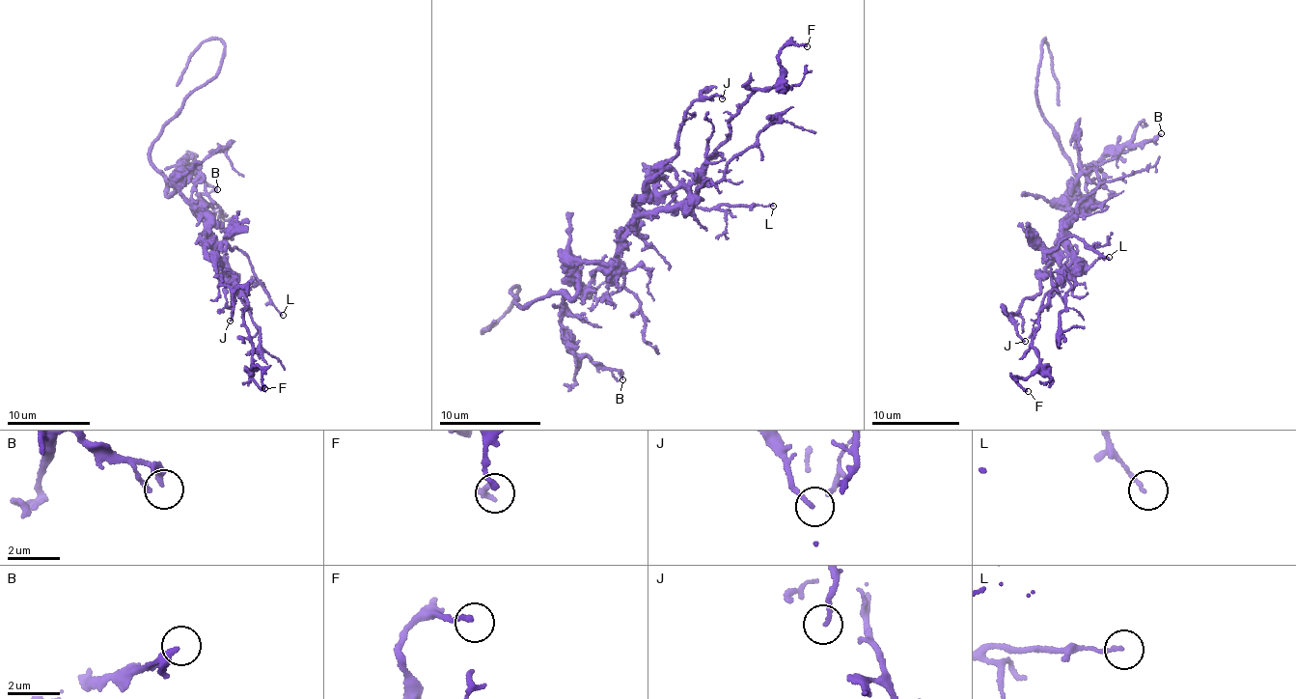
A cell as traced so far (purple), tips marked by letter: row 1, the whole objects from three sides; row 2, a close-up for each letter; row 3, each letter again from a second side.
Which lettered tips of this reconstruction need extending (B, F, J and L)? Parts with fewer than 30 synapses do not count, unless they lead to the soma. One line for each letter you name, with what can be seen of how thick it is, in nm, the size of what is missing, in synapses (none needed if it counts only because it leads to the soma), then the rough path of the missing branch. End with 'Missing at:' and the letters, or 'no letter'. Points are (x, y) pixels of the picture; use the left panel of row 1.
Missing at: no letter

